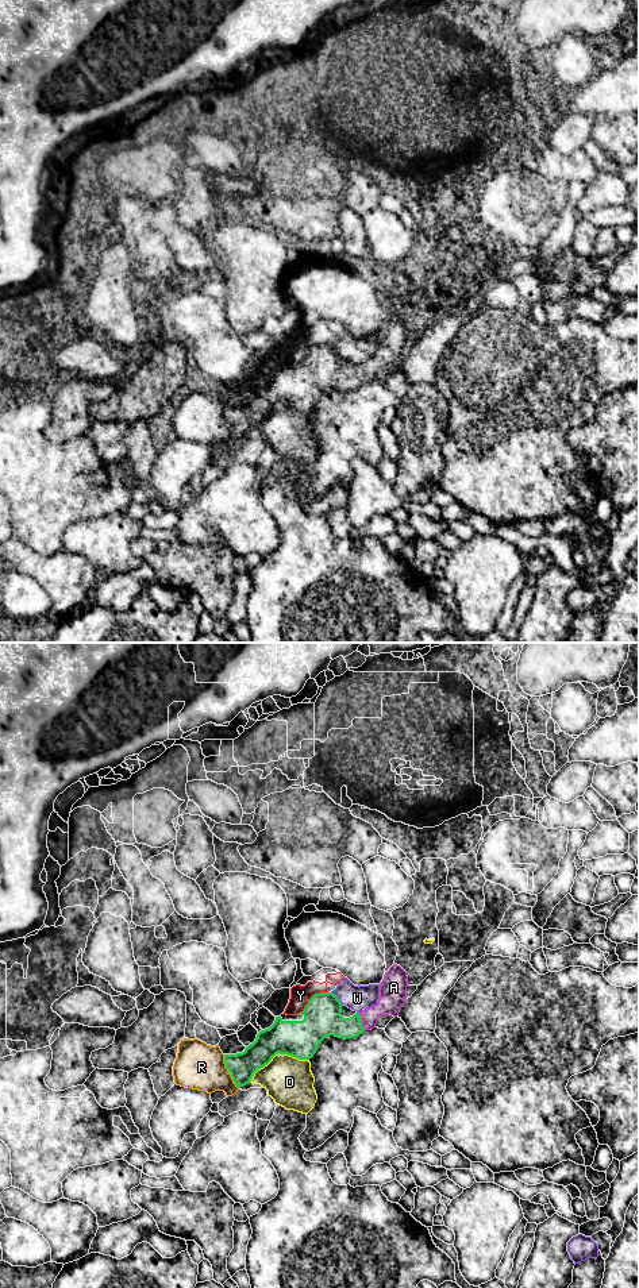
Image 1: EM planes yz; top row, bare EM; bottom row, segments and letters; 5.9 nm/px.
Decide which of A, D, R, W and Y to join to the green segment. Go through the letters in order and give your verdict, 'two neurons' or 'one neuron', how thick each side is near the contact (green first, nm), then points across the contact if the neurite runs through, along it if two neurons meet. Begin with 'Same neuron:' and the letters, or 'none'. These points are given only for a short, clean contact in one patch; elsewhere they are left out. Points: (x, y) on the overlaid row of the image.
Same neuron: A
A: one neuron | 220/160 nm | across yz (323, 1017), (333, 1024), (360, 1021), (392, 994)
D: two neurons | 220/280 nm
R: two neurons | 160/280 nm
W: two neurons | 220/140 nm | along yz (331, 991), (342, 1005)
Y: two neurons | 220/120 nm | along yz (327, 991), (315, 994), (305, 1007), (296, 1014)

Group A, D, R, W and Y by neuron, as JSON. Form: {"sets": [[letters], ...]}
{"sets": [["A"], ["D"], ["R"], ["W", "Y"]]}

